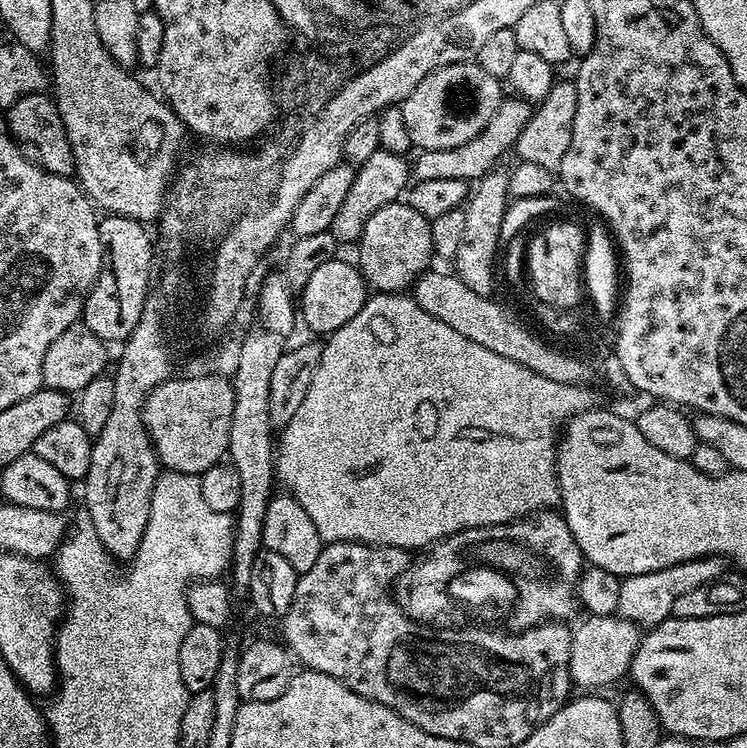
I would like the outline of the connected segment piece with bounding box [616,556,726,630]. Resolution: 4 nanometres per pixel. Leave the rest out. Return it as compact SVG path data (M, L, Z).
M705 556L703 560L691 560L678 566L670 566L666 570L654 570L650 574L634 574L623 577L620 581L620 593L616 603L619 617L647 630L672 616L674 602L682 598L682 594L690 594L690 590L698 590L707 584L715 584L725 575L726 561L723 556Z

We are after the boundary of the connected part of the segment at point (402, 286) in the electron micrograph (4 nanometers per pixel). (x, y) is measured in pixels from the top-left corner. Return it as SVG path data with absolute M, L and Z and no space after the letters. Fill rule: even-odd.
M407 202L387 204L374 210L370 222L366 222L366 230L362 230L358 241L359 248L358 267L365 281L377 293L403 293L415 285L419 276L433 267L432 221L418 214L418 210L414 210Z

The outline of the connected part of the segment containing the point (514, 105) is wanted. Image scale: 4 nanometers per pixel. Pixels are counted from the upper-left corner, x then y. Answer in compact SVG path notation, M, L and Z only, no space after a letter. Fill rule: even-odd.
M505 98L501 100L498 108L498 114L490 120L484 132L470 142L462 146L454 146L450 150L430 150L429 152L421 151L420 157L417 158L416 164L411 165L410 172L416 180L429 180L430 178L458 178L475 182L482 179L488 172L497 167L496 164L503 158L507 152L511 153L516 146L516 139L522 134L526 122L532 117L534 111L533 105L524 98Z

